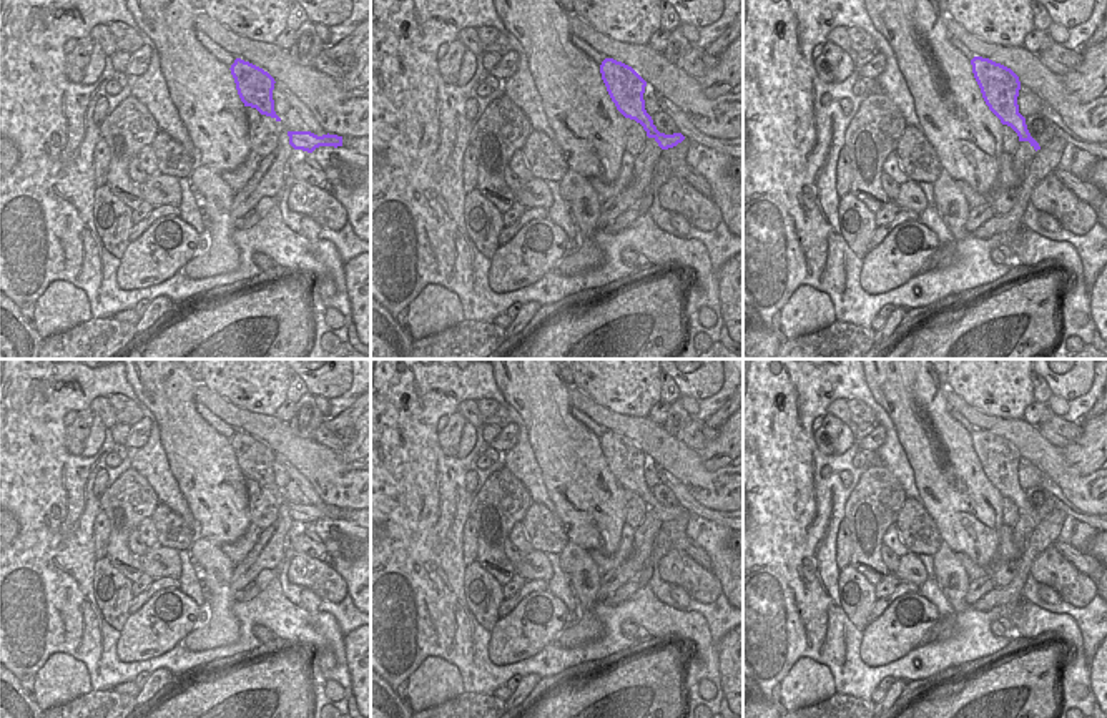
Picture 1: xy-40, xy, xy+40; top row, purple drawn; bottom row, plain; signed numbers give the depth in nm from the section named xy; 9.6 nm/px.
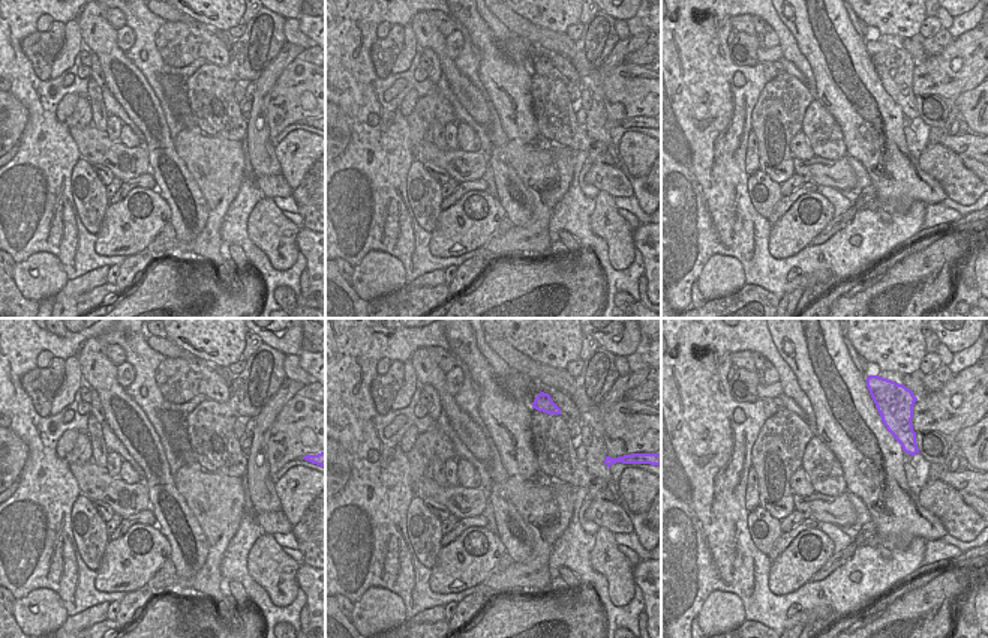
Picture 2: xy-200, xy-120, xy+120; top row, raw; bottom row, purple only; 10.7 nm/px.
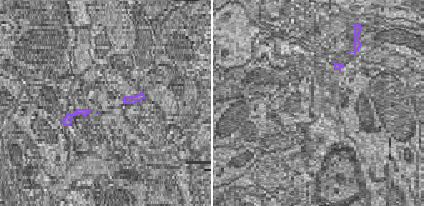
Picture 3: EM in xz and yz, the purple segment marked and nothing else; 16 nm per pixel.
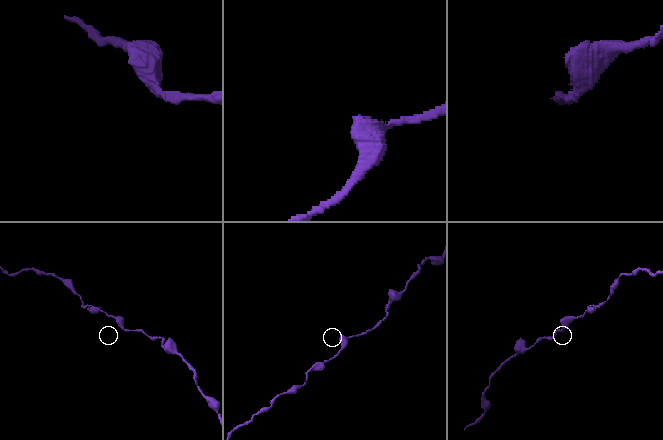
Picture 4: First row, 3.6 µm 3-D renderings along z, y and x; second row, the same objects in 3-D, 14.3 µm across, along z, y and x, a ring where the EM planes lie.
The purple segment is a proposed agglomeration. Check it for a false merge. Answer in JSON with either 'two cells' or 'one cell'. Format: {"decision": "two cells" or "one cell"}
{"decision": "one cell"}

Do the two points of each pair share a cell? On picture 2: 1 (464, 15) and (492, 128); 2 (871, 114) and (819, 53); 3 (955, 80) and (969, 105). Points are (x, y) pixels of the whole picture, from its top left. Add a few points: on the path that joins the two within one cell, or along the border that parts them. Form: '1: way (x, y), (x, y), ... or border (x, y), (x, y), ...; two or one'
1: border (470, 35), (473, 53), (479, 59), (479, 71); two
2: way (856, 99), (846, 80), (834, 68); one
3: border (972, 89), (954, 101); two

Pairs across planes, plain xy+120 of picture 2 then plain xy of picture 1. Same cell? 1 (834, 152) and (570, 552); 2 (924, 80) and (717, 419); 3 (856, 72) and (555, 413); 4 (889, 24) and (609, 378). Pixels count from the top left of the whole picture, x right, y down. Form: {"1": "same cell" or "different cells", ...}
{"1": "different cells", "2": "different cells", "3": "same cell", "4": "same cell"}

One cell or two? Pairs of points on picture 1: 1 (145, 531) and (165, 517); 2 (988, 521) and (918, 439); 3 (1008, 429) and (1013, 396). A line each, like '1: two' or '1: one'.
1: two
2: one
3: two

